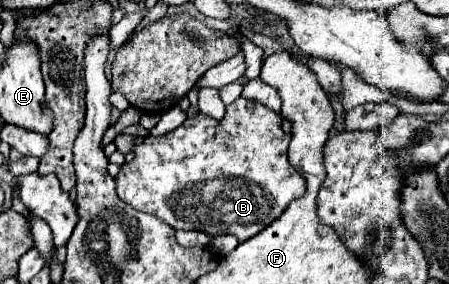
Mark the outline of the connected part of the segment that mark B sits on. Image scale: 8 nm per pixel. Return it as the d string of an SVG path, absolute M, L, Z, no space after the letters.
M245 97L231 103L225 119L221 121L203 113L197 115L189 117L173 131L161 137L149 135L141 145L137 145L135 157L129 163L123 163L115 177L117 193L121 201L133 209L151 213L173 229L205 231L211 237L231 233L239 241L247 241L275 221L293 199L299 199L305 193L305 179L289 165L287 159L291 137L283 131L281 117L275 111Z

